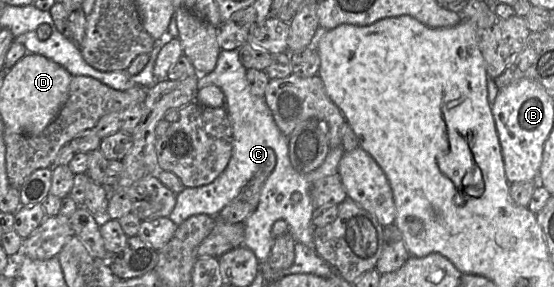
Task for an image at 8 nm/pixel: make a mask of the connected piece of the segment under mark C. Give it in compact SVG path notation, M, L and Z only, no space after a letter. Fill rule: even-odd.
M221 50L214 70L199 76L198 90L207 85L216 85L224 94L224 107L233 130L232 155L227 167L212 183L185 188L177 194L177 202L169 218L177 226L199 214L227 223L243 223L243 245L252 250L260 262L265 262L274 244L272 226L277 220L287 222L288 233L295 242L314 250L316 226L312 216L315 205L310 197L310 189L317 180L338 173L338 165L345 151L342 145L332 148L320 167L308 174L298 173L289 159L288 137L279 130L265 98L251 93L246 71L239 60L238 50Z

